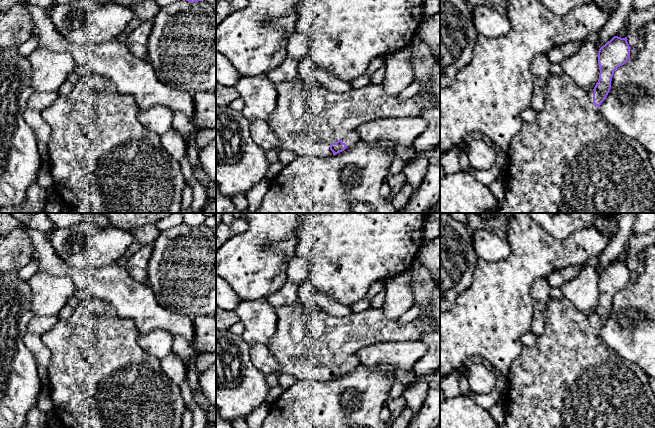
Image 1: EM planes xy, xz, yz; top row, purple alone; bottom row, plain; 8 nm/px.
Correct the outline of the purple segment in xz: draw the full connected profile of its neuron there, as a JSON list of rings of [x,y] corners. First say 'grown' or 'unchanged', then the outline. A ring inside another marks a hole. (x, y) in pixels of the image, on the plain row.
grown; [[[300,303],[277,307],[276,314],[276,333],[268,344],[278,361],[275,374],[288,374],[299,381],[336,379],[361,365],[357,353],[363,347],[385,341],[417,341],[421,335],[437,329],[431,317],[419,315],[415,320],[401,325],[398,319],[386,318],[382,308],[372,306],[346,317],[334,317]]]

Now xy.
unchanged; [[[181,213],[182,222],[191,227],[204,224],[206,216],[203,213]]]

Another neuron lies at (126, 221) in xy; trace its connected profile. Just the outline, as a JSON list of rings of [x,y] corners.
[[[101,213],[109,220],[109,225],[129,231],[132,228],[155,224],[173,213]]]

